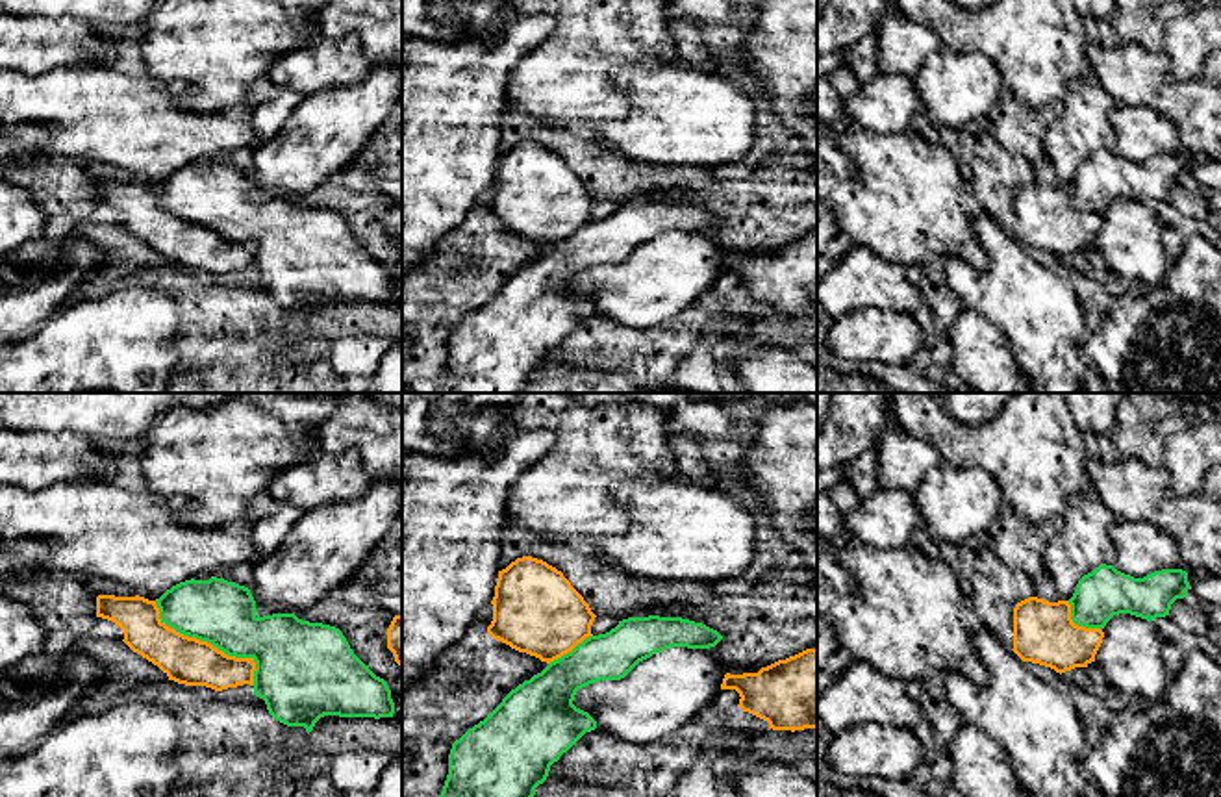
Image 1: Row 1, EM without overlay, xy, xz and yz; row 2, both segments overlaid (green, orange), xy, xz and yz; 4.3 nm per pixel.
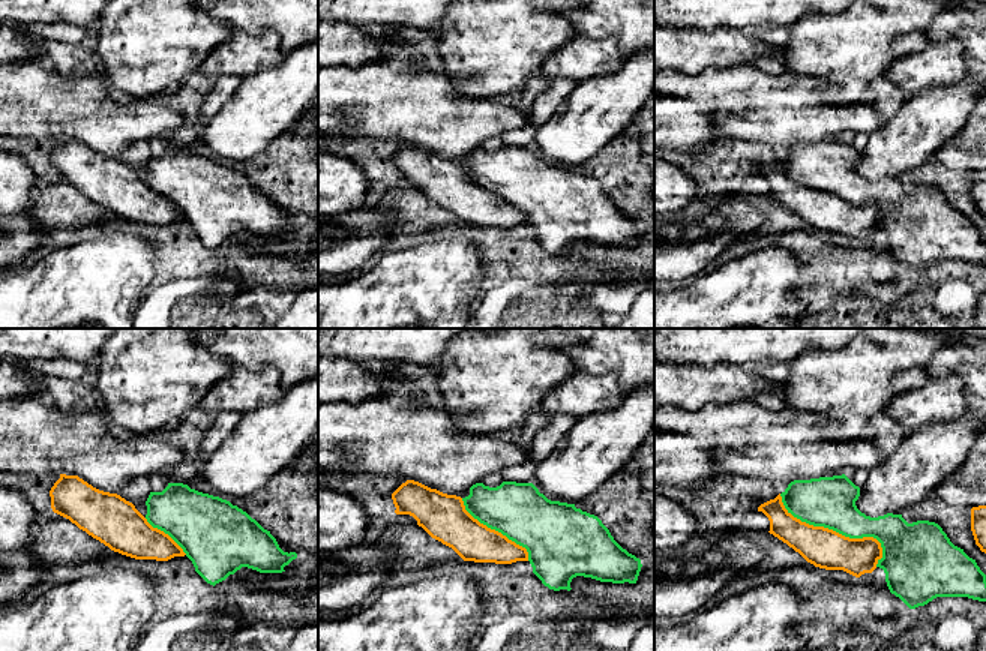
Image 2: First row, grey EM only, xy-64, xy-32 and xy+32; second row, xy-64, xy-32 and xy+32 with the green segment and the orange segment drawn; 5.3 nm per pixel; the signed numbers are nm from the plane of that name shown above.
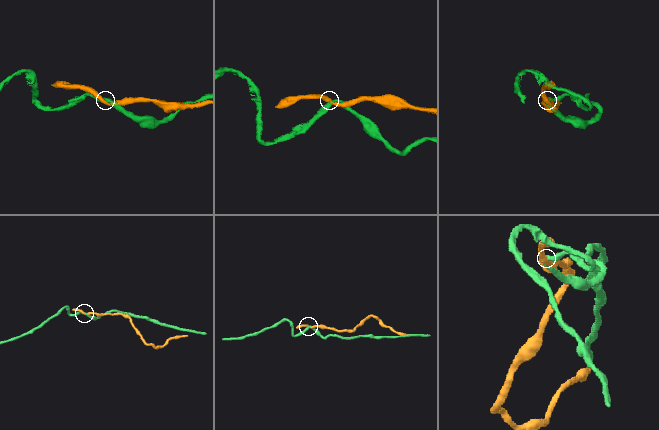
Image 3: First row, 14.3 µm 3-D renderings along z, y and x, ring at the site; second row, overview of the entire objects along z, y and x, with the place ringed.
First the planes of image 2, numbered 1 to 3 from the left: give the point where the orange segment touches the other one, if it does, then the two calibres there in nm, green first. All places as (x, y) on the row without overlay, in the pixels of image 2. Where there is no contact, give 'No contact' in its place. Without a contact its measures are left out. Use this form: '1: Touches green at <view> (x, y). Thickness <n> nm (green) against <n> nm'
1: Touches green at xy-64 (165, 197). Thickness 360 nm (green) against 260 nm
2: Touches green at xy-32 (496, 194). Thickness 300 nm (green) against 220 nm
3: Touches green at xy+32 (838, 195). Thickness 280 nm (green) against 220 nm

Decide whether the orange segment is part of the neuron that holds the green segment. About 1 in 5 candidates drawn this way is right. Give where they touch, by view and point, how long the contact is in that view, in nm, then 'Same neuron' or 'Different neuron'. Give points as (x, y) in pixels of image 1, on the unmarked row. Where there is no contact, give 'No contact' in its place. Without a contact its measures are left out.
Touches green at xy (210, 227). Shared border 550 nm. Different neuron

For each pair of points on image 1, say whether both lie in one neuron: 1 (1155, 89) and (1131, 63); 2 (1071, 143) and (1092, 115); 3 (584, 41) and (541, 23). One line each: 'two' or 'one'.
1: one
2: one
3: two

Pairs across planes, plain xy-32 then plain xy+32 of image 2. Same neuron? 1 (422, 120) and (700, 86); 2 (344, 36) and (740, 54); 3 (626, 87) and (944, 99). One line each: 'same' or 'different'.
1: same
2: same
3: same

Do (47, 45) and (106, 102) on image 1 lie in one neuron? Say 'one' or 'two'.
two

